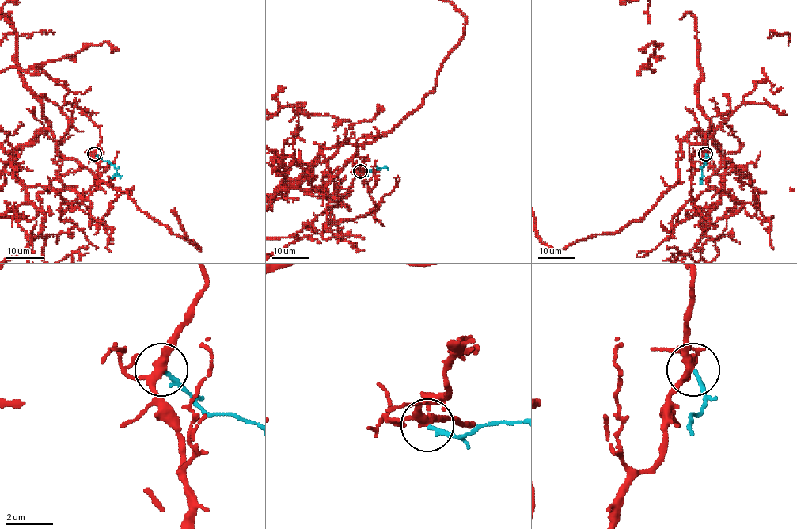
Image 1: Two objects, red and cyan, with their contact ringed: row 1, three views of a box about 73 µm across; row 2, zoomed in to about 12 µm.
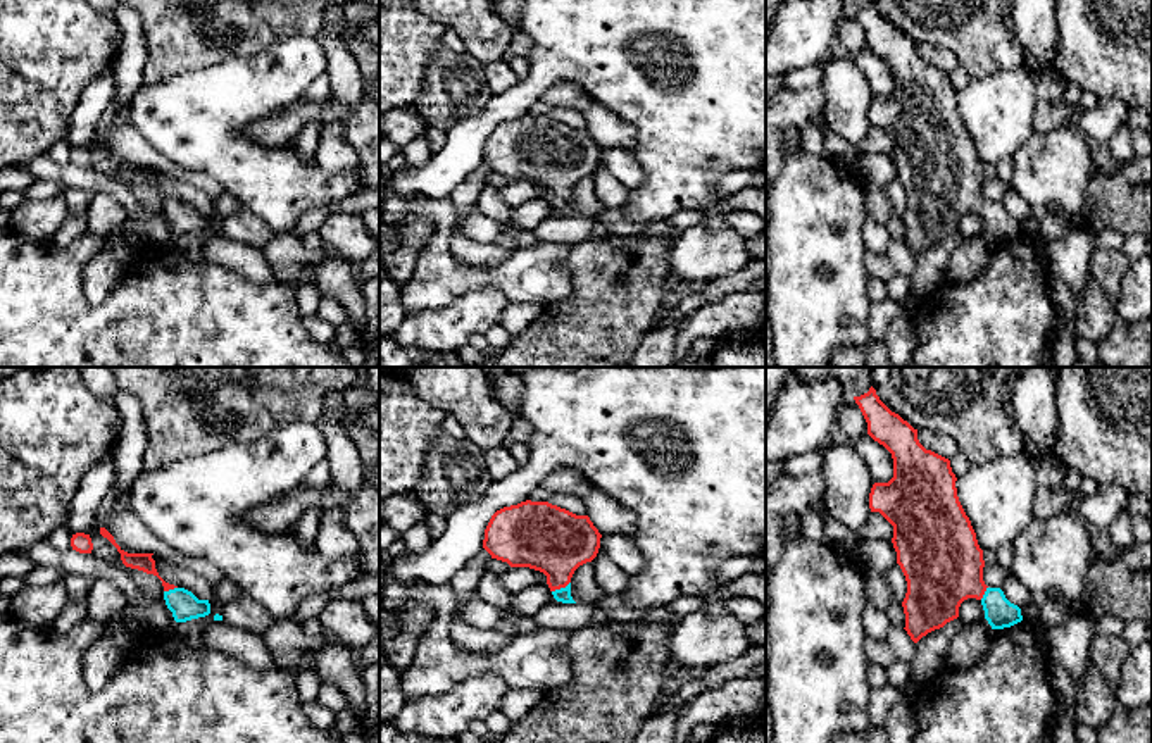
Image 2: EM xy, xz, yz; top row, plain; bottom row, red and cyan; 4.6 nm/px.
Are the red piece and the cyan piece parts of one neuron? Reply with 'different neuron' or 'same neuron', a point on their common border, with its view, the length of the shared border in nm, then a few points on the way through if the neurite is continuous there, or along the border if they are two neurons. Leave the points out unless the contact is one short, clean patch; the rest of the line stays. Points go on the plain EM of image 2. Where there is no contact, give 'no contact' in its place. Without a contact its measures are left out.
same neuron; contact xz (561, 200); length 100 nm; way xz (556, 156), (561, 200), (563, 209)

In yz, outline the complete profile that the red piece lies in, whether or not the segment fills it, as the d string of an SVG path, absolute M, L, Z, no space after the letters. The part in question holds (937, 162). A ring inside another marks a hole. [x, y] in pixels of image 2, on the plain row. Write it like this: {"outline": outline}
{"outline": "M871 0L867 7L854 10L866 36L867 48L883 59L893 72L893 91L874 97L869 107L871 126L880 126L893 140L893 162L907 207L902 215L905 245L914 257L928 247L943 241L959 231L959 221L967 212L981 215L985 233L992 243L1011 241L1023 234L1021 222L1011 217L1000 202L988 202L983 195L983 164L966 129L955 102L950 74L926 64L914 43L898 28L892 26Z"}

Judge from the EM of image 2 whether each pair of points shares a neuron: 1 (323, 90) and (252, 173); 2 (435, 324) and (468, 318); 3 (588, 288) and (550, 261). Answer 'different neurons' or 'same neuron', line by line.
1: different neurons
2: same neuron
3: different neurons

